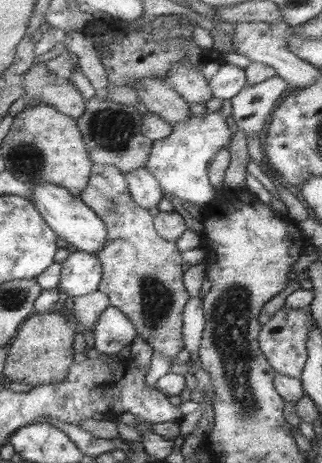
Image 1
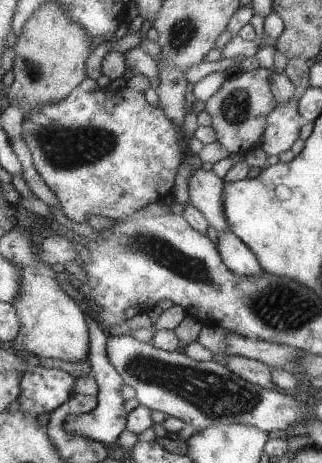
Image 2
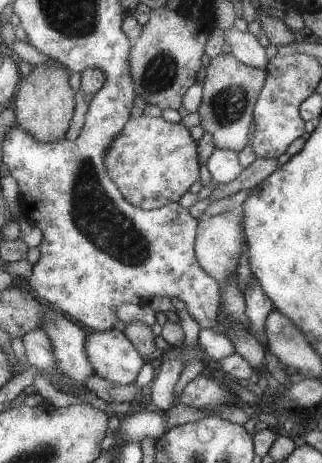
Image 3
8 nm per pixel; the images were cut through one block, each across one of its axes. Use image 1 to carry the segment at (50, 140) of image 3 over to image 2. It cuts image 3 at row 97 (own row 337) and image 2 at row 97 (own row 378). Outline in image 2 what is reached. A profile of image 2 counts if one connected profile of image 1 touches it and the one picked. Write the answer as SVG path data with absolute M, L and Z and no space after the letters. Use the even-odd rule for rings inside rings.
M47 2L43 8L35 10L35 14L25 24L21 36L15 42L15 82L5 90L9 102L19 104L25 118L45 104L57 104L67 100L79 88L79 84L87 78L87 58L93 52L93 36L87 28L75 22L59 2Z

